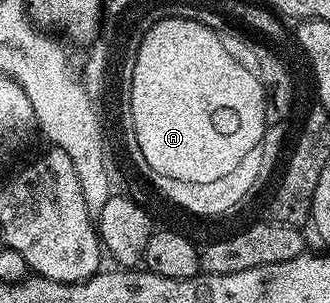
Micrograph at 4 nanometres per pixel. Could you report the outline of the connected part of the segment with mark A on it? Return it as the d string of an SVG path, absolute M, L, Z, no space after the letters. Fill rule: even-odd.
M165 19L151 26L139 45L133 75L127 83L127 113L134 118L135 137L154 176L199 182L203 178L231 173L233 163L242 160L254 147L261 146L267 128L261 81L225 48L220 37L216 30L199 21Z

